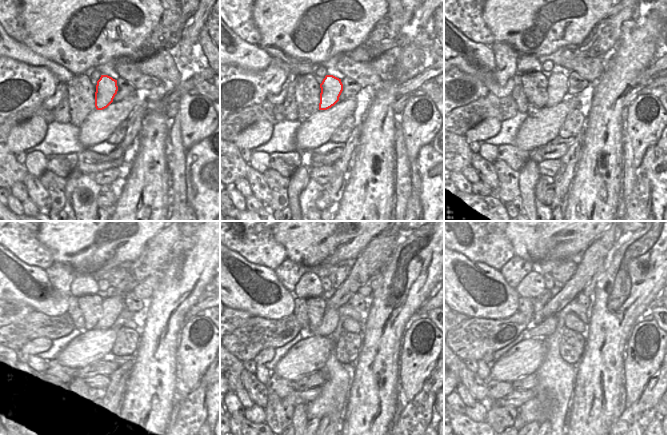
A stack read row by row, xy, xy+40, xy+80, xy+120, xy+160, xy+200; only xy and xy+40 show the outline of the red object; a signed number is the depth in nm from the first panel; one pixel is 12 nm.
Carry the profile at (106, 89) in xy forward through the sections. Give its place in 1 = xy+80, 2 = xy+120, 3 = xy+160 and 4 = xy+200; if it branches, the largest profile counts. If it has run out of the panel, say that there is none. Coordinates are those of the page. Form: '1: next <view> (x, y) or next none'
1: next xy+80 (557, 87)
2: next xy+120 (112, 306)
3: next xy+160 (330, 319)
4: next xy+200 (547, 327)

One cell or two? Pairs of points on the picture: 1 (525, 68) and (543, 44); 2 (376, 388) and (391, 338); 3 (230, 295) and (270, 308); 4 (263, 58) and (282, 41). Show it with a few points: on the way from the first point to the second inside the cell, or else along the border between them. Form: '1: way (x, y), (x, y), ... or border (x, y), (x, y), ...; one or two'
1: border (520, 54), (533, 54), (537, 57); two
2: way (376, 376), (380, 350); one
3: way (240, 295), (245, 295), (253, 303), (260, 305); one
4: border (258, 45), (273, 57); two

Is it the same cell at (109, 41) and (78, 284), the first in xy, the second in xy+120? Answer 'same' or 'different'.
different

